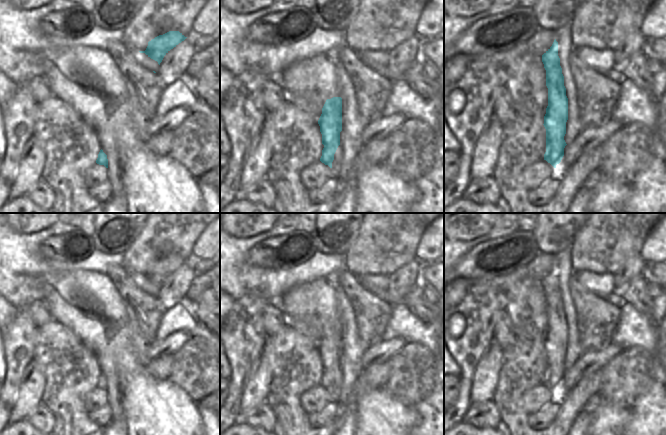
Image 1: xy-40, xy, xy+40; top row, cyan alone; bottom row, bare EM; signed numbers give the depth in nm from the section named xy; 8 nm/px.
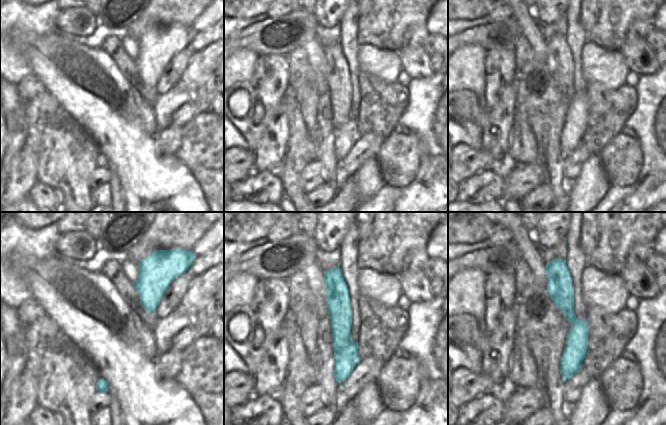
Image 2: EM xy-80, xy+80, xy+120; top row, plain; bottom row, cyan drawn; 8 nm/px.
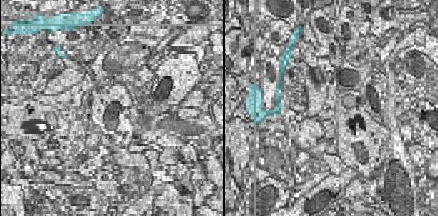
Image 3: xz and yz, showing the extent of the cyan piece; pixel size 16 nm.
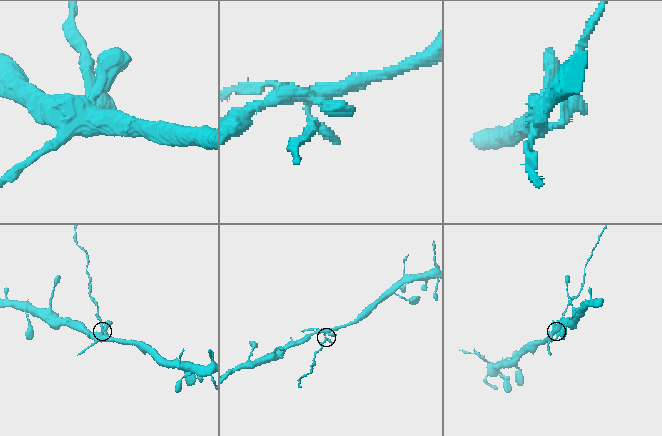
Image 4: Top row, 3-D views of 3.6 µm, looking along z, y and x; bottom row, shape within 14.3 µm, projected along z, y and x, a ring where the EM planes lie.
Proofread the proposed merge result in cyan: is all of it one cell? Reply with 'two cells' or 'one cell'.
two cells

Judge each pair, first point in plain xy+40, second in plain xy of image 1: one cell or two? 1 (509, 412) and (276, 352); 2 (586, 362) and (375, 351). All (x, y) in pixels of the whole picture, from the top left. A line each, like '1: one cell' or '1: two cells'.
1: one cell
2: one cell

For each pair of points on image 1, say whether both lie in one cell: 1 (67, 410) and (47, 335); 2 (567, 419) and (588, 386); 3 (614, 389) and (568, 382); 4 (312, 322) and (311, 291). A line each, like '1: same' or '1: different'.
1: same
2: same
3: different
4: same

